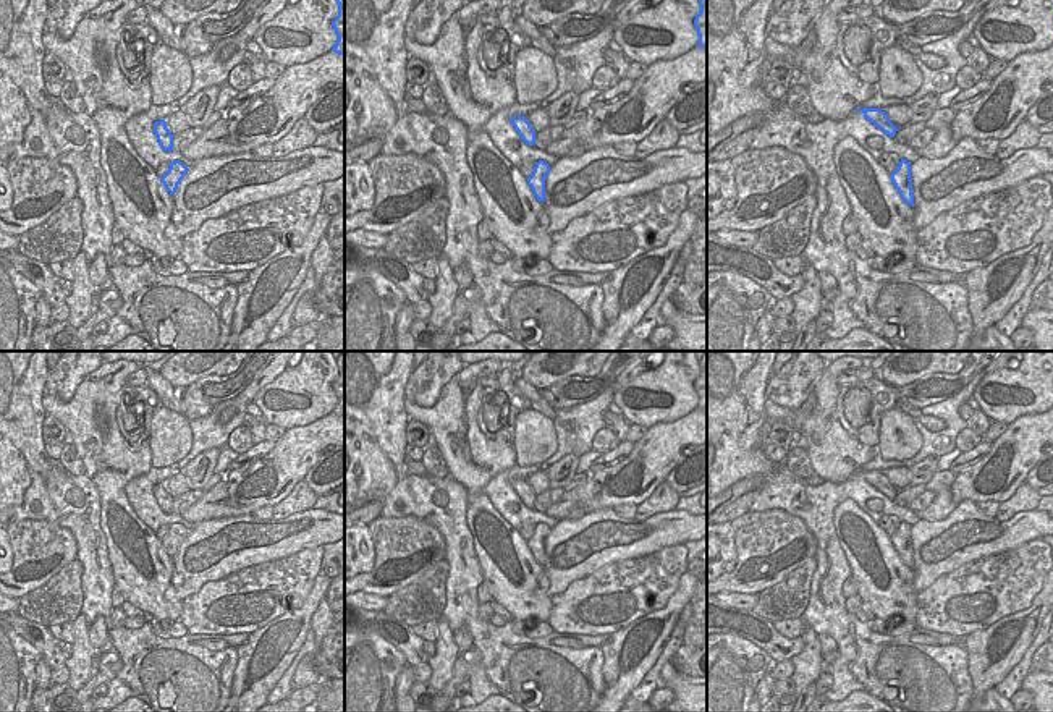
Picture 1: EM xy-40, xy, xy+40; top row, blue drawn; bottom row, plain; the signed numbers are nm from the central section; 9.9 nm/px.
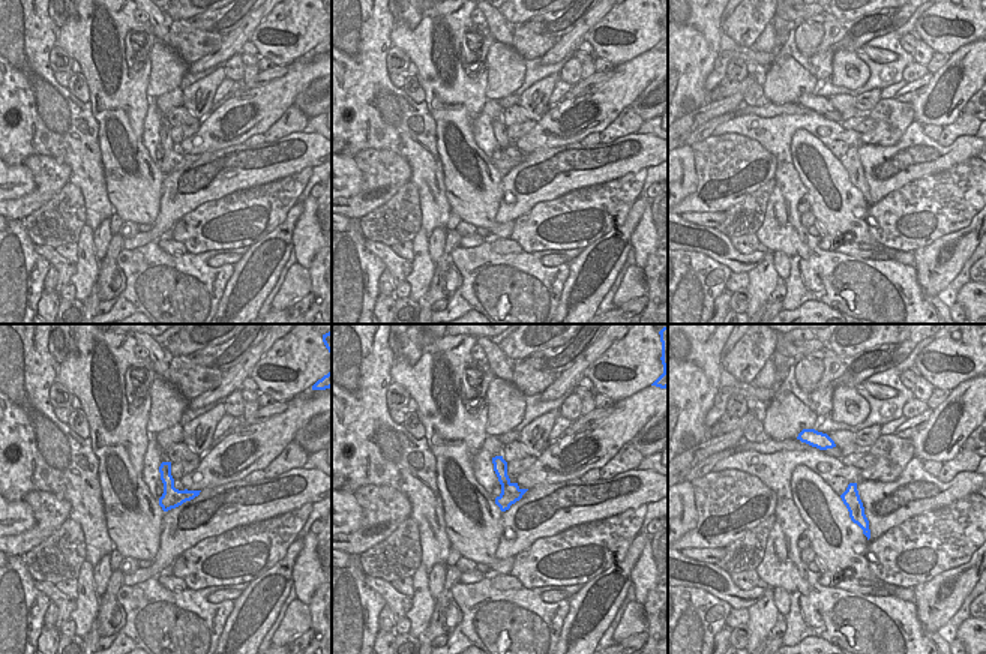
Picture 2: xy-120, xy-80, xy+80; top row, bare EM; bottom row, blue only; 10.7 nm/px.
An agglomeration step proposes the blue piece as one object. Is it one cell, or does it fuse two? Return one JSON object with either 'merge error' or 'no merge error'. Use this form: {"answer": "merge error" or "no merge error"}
{"answer": "merge error"}

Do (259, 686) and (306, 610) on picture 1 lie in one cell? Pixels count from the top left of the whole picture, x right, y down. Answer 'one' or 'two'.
one

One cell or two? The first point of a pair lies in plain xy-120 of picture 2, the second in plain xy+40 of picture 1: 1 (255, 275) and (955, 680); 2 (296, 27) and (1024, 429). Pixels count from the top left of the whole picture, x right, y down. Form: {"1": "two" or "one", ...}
{"1": "two", "2": "two"}

